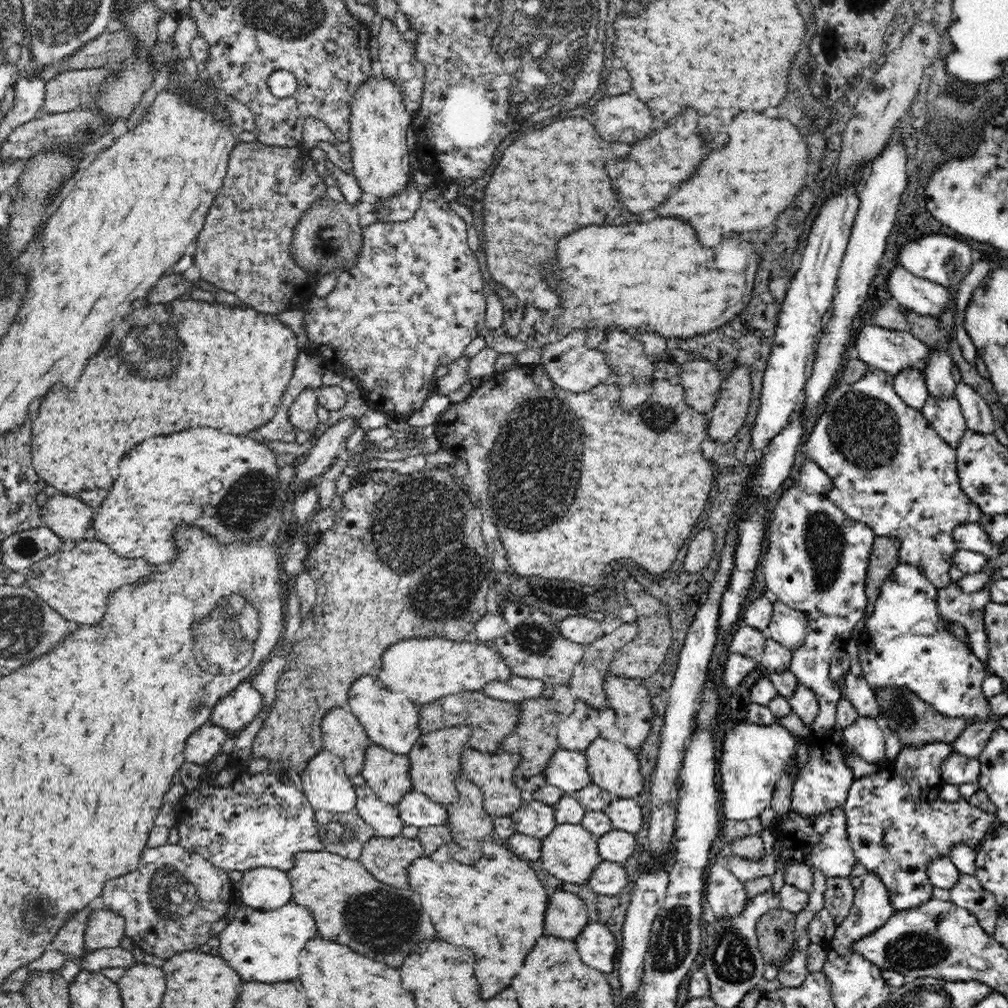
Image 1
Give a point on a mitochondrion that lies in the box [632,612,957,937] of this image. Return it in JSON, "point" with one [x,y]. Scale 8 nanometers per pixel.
{"point":[902,716]}

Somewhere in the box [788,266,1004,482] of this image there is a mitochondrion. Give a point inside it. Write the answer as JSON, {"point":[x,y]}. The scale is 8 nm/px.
{"point":[867,430]}

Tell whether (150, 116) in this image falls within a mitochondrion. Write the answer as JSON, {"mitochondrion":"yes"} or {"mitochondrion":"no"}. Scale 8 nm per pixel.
{"mitochondrion":"no"}

